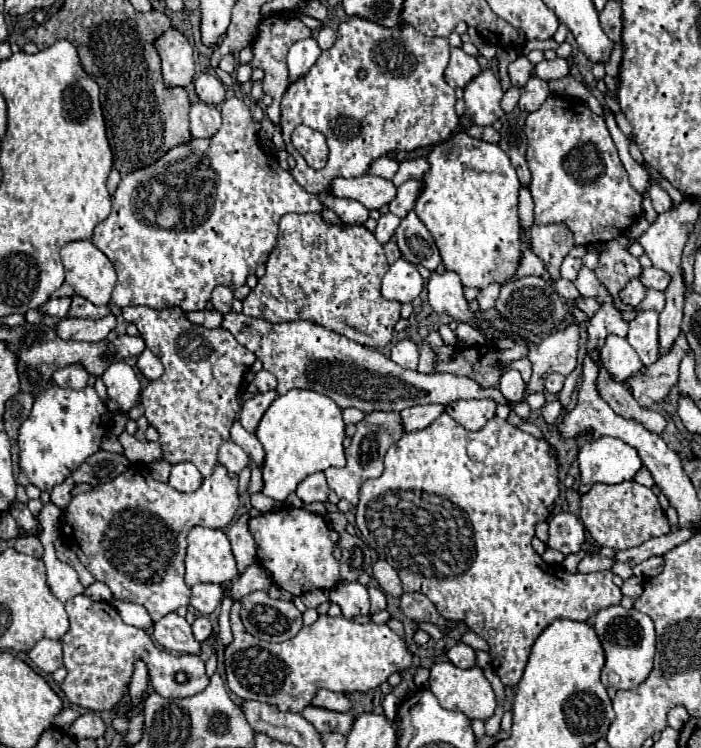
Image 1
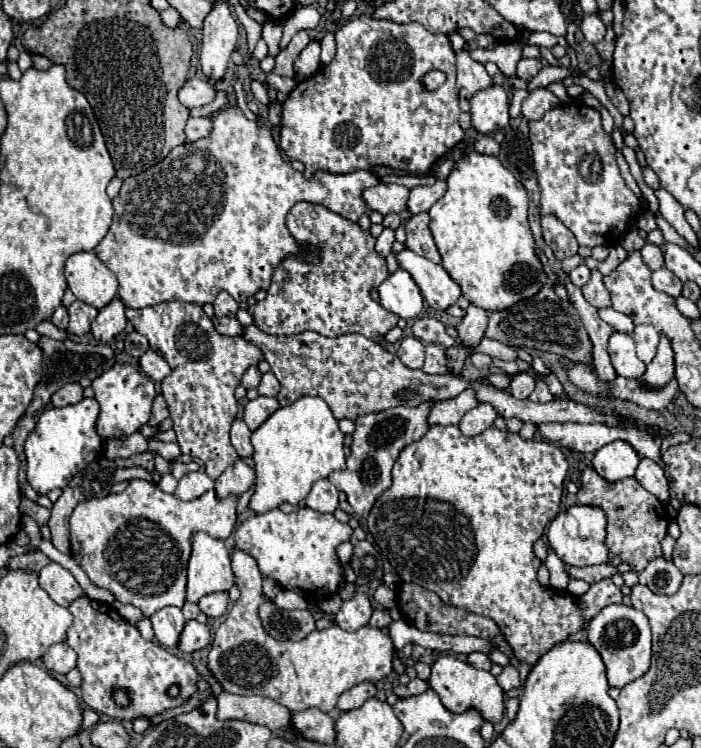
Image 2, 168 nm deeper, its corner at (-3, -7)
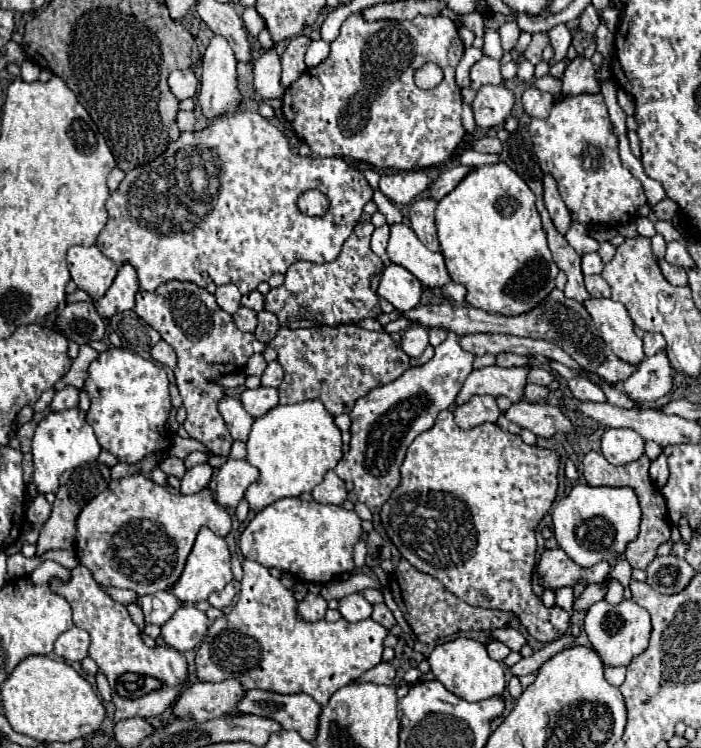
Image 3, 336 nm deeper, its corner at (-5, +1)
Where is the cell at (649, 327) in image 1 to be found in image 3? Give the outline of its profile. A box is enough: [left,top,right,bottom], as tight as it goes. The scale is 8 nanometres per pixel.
[643,332,665,356]

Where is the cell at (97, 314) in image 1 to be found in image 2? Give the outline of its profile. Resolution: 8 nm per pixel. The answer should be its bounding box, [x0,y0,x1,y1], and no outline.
[69,300,97,336]

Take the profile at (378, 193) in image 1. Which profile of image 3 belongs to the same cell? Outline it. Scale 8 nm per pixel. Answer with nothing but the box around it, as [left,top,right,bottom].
[379,170,431,204]

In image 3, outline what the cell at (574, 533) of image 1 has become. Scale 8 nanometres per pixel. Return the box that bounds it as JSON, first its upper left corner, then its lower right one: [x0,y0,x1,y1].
[553,484,641,566]

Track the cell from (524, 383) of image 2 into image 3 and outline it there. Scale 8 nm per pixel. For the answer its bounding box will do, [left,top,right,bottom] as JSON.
[527,368,557,390]

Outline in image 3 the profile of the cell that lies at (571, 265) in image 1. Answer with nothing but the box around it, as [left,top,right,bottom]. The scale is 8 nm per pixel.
[581,254,603,276]

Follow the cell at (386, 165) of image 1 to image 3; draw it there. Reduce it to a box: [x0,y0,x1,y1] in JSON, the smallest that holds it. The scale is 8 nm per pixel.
[97,112,373,294]

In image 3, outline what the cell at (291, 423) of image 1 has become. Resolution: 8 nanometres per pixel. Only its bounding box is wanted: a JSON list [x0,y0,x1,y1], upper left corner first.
[245,400,343,512]

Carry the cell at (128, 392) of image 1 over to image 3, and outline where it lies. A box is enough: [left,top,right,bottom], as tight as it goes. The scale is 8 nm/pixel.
[85,348,169,464]

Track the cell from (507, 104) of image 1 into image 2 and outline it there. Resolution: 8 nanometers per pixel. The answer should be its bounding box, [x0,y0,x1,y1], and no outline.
[529,66,571,90]

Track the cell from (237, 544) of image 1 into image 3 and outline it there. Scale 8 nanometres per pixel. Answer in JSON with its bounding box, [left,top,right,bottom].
[197,560,387,706]

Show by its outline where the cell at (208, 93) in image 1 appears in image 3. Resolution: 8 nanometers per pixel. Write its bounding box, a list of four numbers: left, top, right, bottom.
[169,70,199,100]

